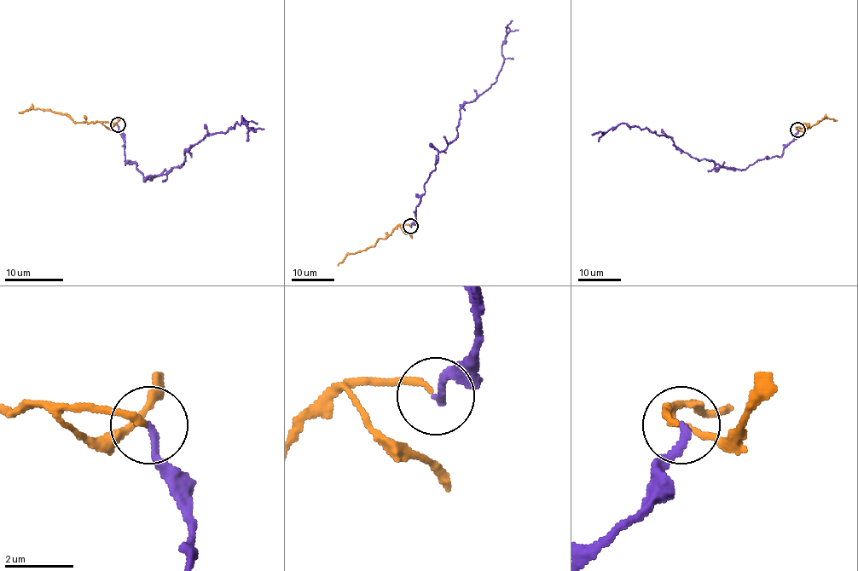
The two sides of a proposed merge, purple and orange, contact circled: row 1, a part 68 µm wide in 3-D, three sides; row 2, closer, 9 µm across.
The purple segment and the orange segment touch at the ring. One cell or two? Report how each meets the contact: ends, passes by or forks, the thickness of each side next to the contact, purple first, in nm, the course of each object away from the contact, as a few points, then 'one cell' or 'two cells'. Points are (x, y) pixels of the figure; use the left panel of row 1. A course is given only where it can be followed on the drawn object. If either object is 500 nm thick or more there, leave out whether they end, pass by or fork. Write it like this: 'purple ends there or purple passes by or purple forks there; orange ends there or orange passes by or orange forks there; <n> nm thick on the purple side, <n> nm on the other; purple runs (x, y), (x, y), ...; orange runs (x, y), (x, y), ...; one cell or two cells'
purple ends there; orange ends there; 190 nm thick on the purple side, 190 nm on the other; purple runs (118, 124), (125, 161), (146, 179), (181, 165), (193, 145), (225, 133), (240, 117), (256, 132); orange runs (116, 124), (75, 122), (68, 114), (49, 110), (34, 108), (18, 112); one cell

